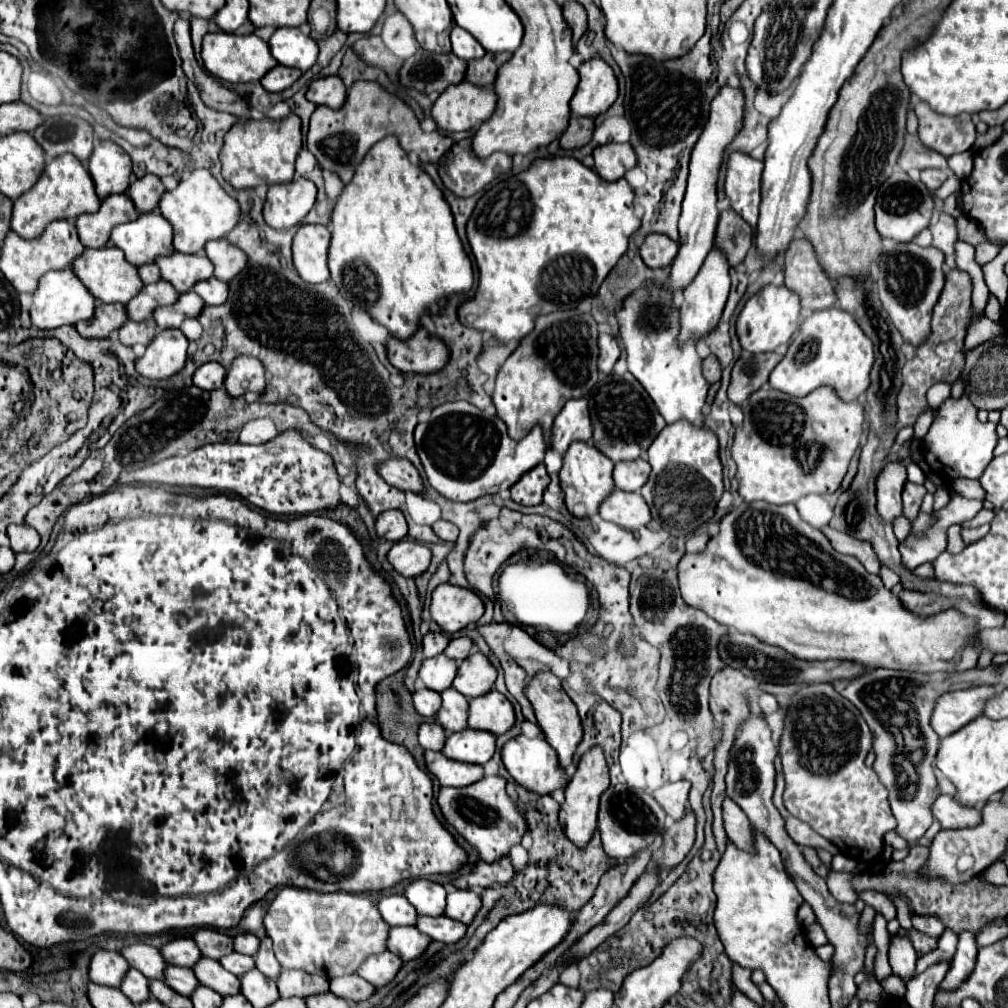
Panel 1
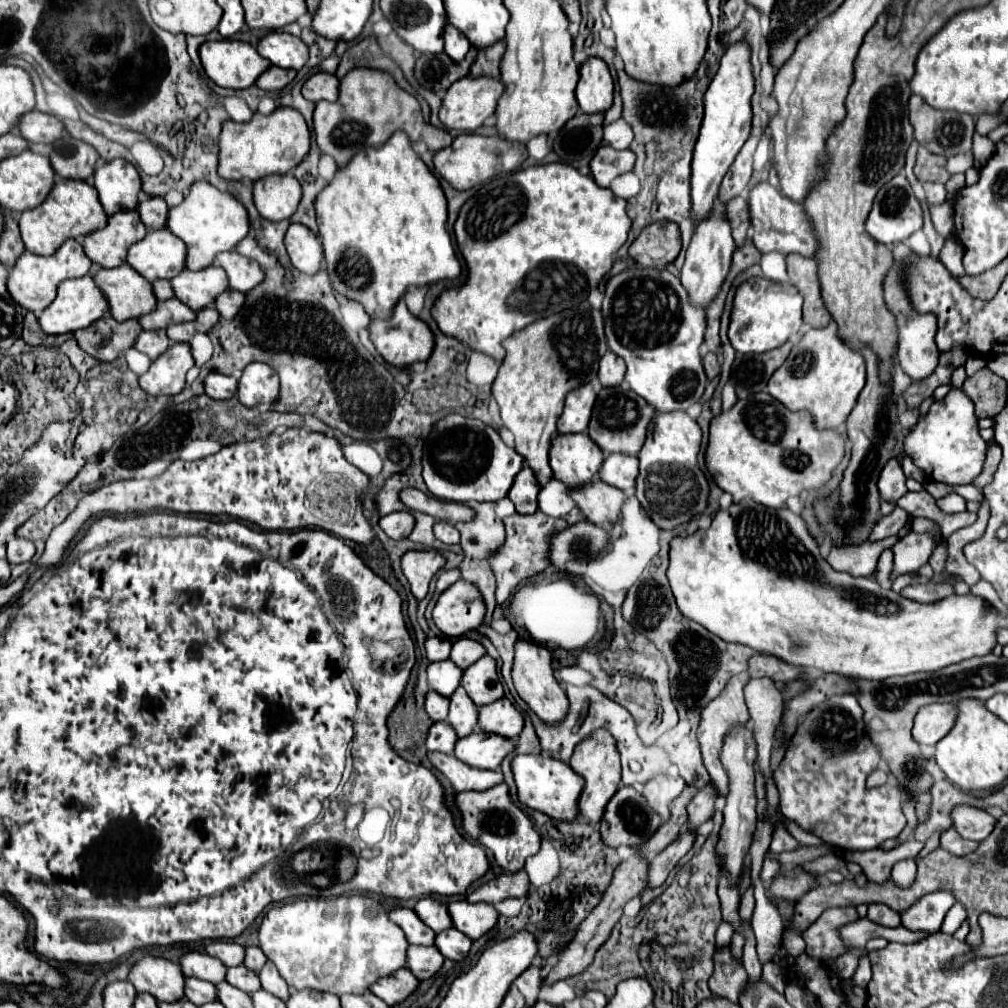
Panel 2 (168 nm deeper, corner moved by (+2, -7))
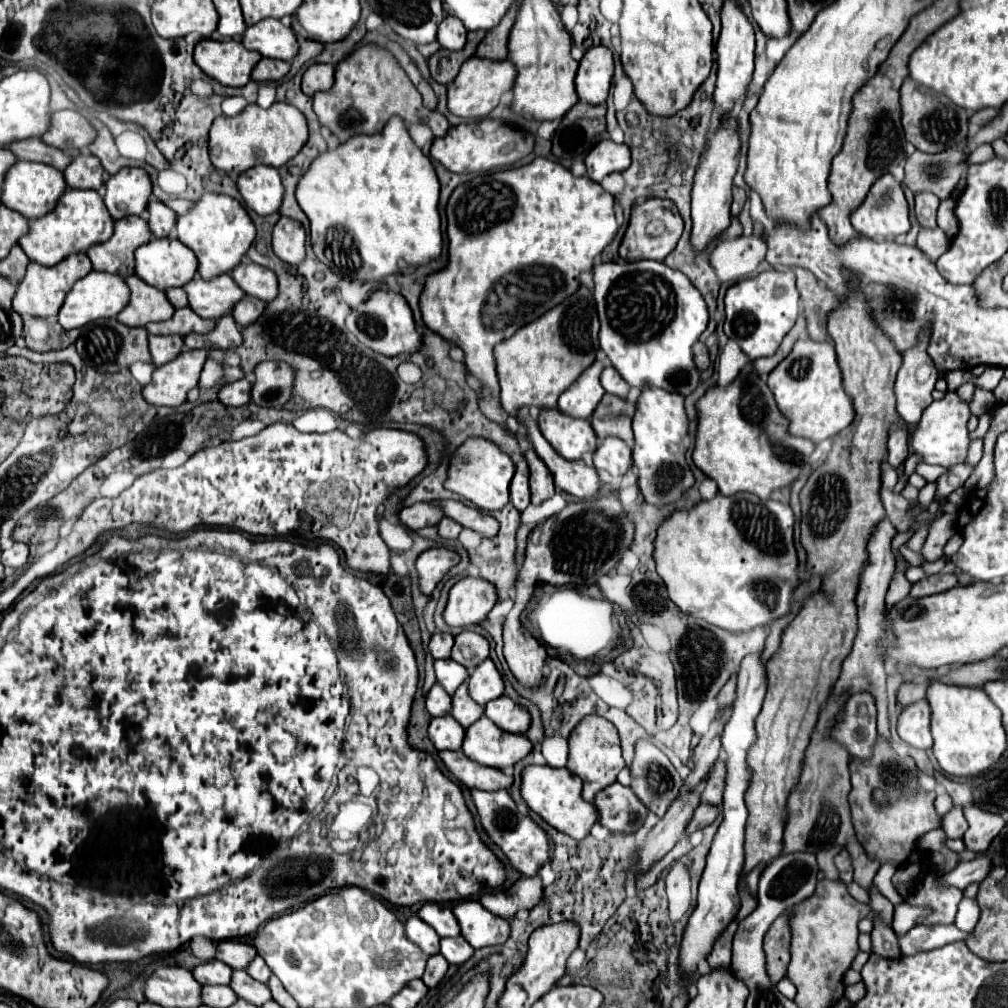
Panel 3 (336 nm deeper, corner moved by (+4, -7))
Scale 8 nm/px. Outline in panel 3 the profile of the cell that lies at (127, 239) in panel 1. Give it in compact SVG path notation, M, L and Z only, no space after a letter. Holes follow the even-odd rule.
M152 238L136 250L136 276L162 292L184 286L196 270L194 252L174 238Z

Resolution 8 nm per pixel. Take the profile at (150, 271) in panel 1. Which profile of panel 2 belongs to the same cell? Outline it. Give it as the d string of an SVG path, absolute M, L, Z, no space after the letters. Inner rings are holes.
M168 280L154 282L154 284L152 284L152 290L154 290L154 296L156 296L158 300L168 300L168 298L172 298L172 296L174 296L172 286L170 286L170 282L168 282Z

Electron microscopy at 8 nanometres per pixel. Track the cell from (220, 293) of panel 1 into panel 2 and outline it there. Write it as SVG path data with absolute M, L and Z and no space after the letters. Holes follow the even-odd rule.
M224 290L224 294L216 296L214 308L220 312L220 316L224 320L230 320L230 318L234 318L238 314L238 310L242 308L242 304L244 304L244 294L242 292Z

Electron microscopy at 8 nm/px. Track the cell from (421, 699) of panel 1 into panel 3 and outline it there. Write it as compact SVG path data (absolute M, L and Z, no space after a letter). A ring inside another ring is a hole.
M436 682L432 686L432 690L426 696L426 708L430 712L430 716L444 716L450 712L452 706L452 698L450 694L446 694L446 690L442 690L442 686Z

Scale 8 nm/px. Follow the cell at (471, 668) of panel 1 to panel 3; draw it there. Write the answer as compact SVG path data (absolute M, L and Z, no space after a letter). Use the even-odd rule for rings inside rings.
M490 658L472 670L468 686L470 686L470 696L482 706L504 694L504 680Z

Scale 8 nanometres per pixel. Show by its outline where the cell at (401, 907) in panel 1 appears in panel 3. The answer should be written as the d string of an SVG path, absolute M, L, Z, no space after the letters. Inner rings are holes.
M410 916L408 922L404 924L404 928L406 928L408 938L422 948L426 958L440 952L438 950L438 946L440 946L438 934L434 934L434 930L430 930L430 926L426 926L426 922L422 922L418 916Z

